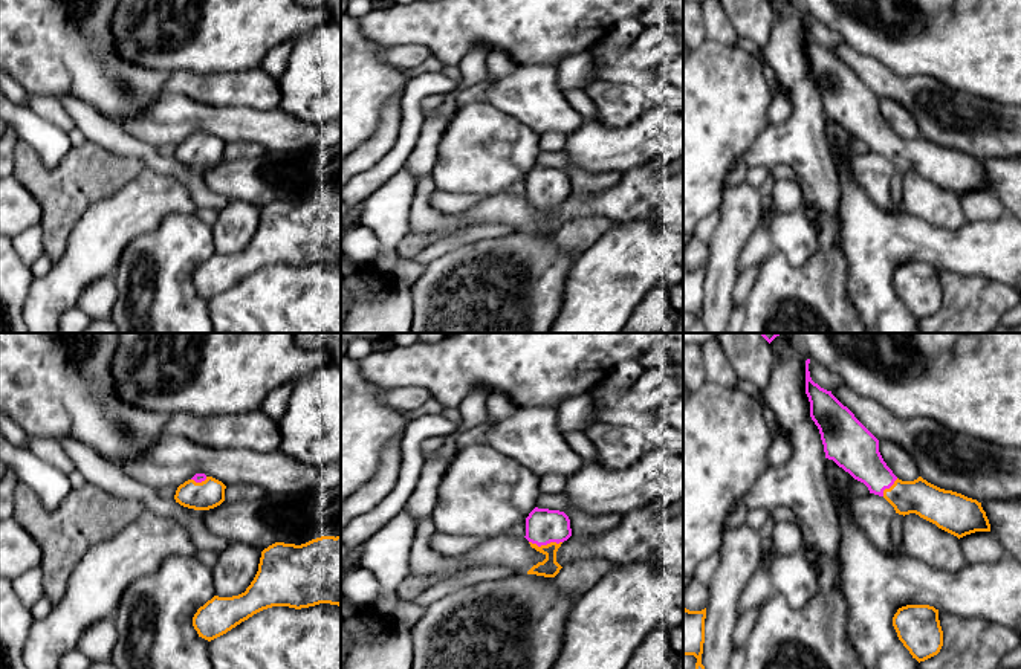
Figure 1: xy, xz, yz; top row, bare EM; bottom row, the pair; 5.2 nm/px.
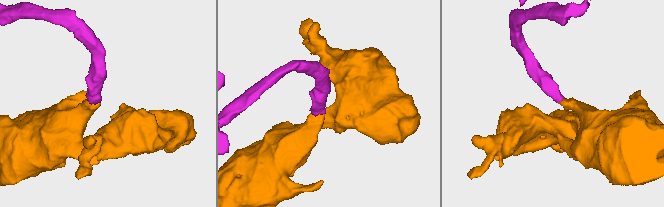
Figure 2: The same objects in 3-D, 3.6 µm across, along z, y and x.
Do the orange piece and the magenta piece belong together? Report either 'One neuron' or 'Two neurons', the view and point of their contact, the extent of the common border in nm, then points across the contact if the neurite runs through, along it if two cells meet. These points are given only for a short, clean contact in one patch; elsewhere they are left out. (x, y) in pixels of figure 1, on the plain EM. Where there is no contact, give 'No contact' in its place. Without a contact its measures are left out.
One neuron. Touches orange at xz (546, 203). Shared border 180 nm. Path across: xz (549, 225), (546, 203), (546, 188), (543, 184)

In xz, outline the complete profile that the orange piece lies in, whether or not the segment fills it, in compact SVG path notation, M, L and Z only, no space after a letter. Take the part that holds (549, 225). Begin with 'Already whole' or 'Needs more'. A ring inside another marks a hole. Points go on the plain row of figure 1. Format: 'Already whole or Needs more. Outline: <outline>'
Needs more. Outline: M535 165L526 176L526 197L546 217L533 223L527 232L555 235L562 226L556 209L572 194L570 177L564 170Z

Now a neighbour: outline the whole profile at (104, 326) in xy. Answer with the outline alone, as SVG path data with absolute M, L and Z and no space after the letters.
M112 319L92 321L83 333L118 333Z

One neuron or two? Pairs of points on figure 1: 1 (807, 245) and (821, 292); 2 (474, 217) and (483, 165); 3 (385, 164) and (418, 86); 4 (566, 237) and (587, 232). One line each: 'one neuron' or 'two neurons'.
1: two neurons
2: two neurons
3: one neuron
4: one neuron

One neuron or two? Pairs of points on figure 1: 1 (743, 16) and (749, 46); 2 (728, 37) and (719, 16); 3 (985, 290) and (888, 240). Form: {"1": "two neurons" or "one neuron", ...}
{"1": "two neurons", "2": "one neuron", "3": "two neurons"}

